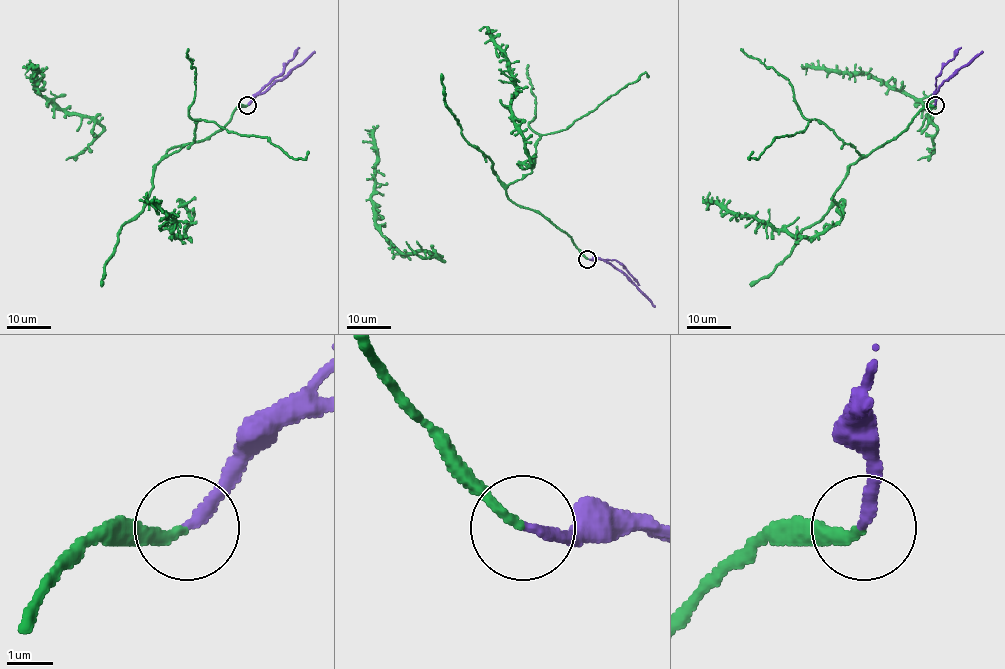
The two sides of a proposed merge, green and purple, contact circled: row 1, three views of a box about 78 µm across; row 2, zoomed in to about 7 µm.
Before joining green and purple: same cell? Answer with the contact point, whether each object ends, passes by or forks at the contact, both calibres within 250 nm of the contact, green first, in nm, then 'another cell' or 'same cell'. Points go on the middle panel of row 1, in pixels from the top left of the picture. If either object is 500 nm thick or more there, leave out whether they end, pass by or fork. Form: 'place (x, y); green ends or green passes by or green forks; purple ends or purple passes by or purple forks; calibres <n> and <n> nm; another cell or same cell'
place (587, 259); green ends; purple ends; calibres 200 and 240 nm; another cell

